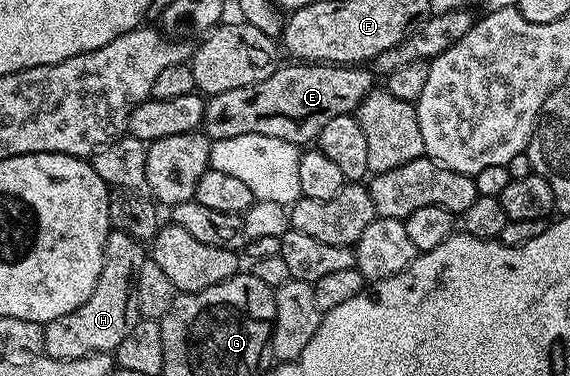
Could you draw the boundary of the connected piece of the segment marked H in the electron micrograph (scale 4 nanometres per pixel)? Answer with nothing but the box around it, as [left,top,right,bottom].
[44,230,148,360]

